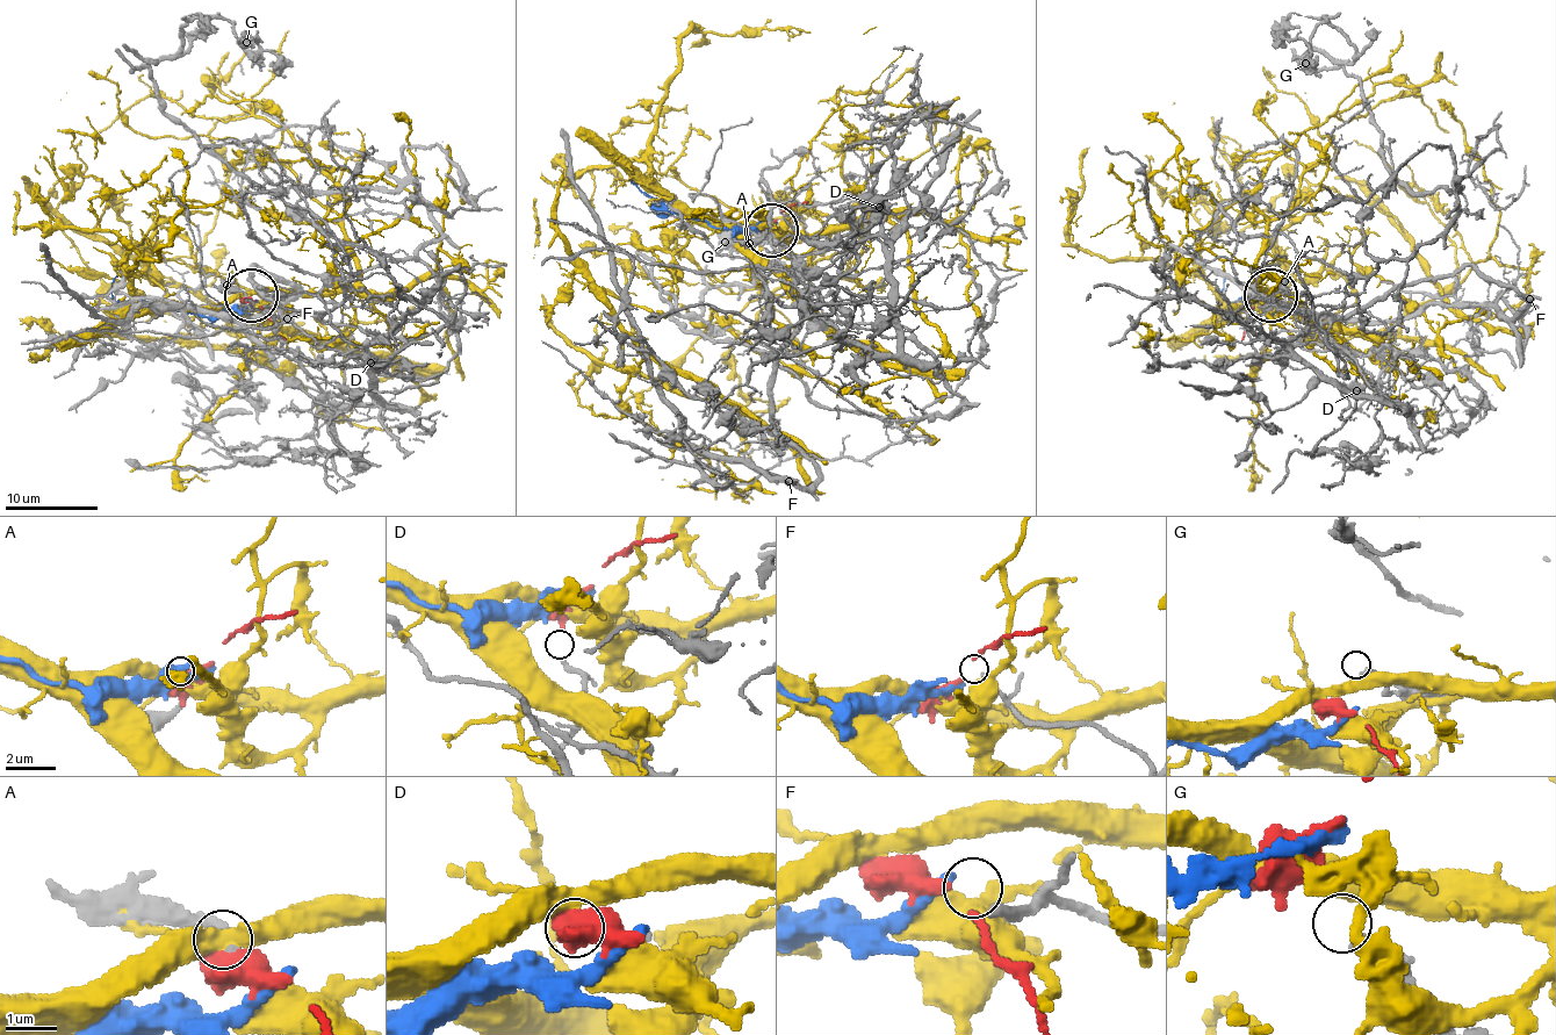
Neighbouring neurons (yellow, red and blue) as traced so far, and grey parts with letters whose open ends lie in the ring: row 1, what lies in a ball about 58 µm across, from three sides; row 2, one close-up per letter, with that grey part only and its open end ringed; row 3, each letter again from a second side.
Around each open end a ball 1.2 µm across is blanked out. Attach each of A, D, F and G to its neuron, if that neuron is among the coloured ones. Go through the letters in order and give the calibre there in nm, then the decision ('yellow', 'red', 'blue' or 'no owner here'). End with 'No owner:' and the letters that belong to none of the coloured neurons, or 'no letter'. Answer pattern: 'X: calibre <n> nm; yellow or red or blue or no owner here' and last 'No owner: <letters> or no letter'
A: calibre 240 nm; no owner here
D: calibre 200 nm; red
F: calibre 180 nm; no owner here
G: calibre 300 nm; no owner here
No owner: A, F, G

